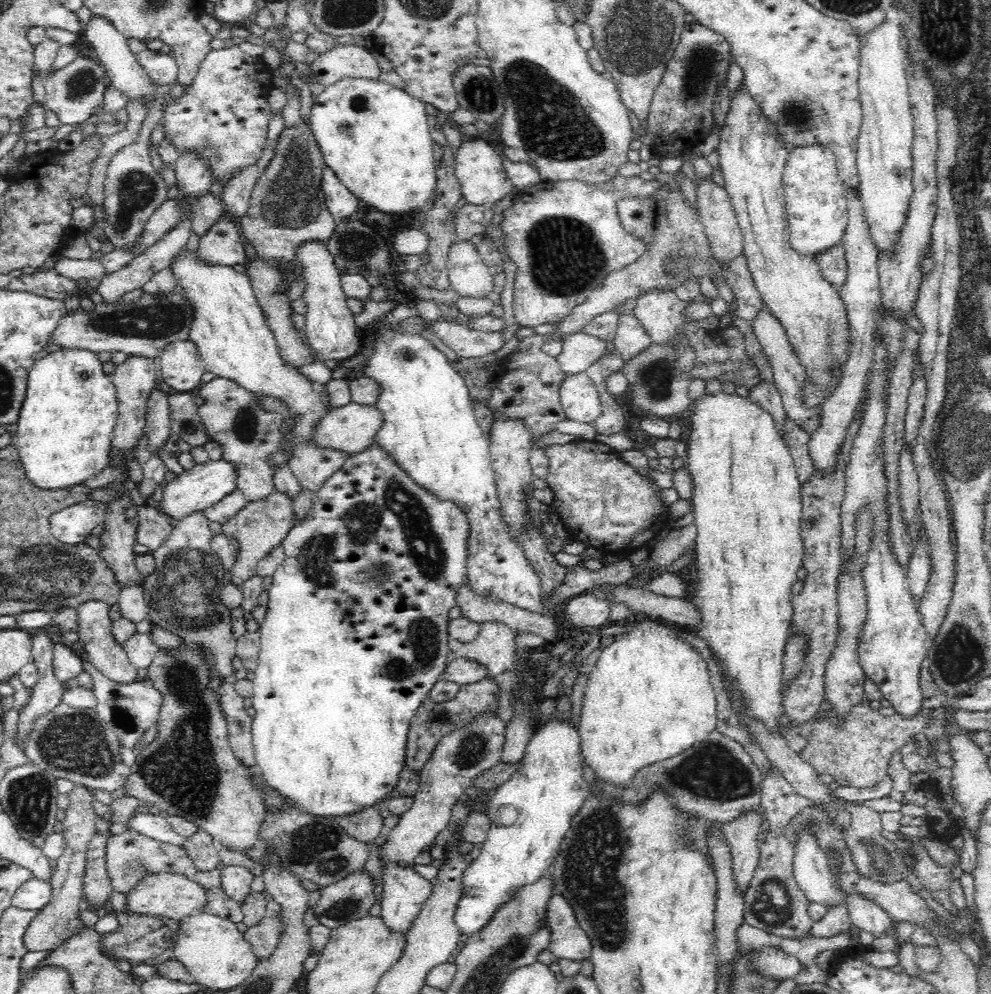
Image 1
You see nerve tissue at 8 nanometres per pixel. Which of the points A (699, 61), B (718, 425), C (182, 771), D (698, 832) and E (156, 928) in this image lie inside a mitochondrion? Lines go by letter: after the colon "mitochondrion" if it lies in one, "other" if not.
A: mitochondrion
B: other
C: mitochondrion
D: mitochondrion
E: mitochondrion

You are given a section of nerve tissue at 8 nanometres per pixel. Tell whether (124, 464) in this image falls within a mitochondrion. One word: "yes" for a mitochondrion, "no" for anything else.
no

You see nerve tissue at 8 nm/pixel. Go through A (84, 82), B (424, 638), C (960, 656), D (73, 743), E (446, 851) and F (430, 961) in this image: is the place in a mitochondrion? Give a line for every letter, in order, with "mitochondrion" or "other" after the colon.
A: mitochondrion
B: mitochondrion
C: mitochondrion
D: mitochondrion
E: other
F: other

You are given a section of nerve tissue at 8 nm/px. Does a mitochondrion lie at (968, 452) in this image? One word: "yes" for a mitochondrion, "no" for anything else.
yes

